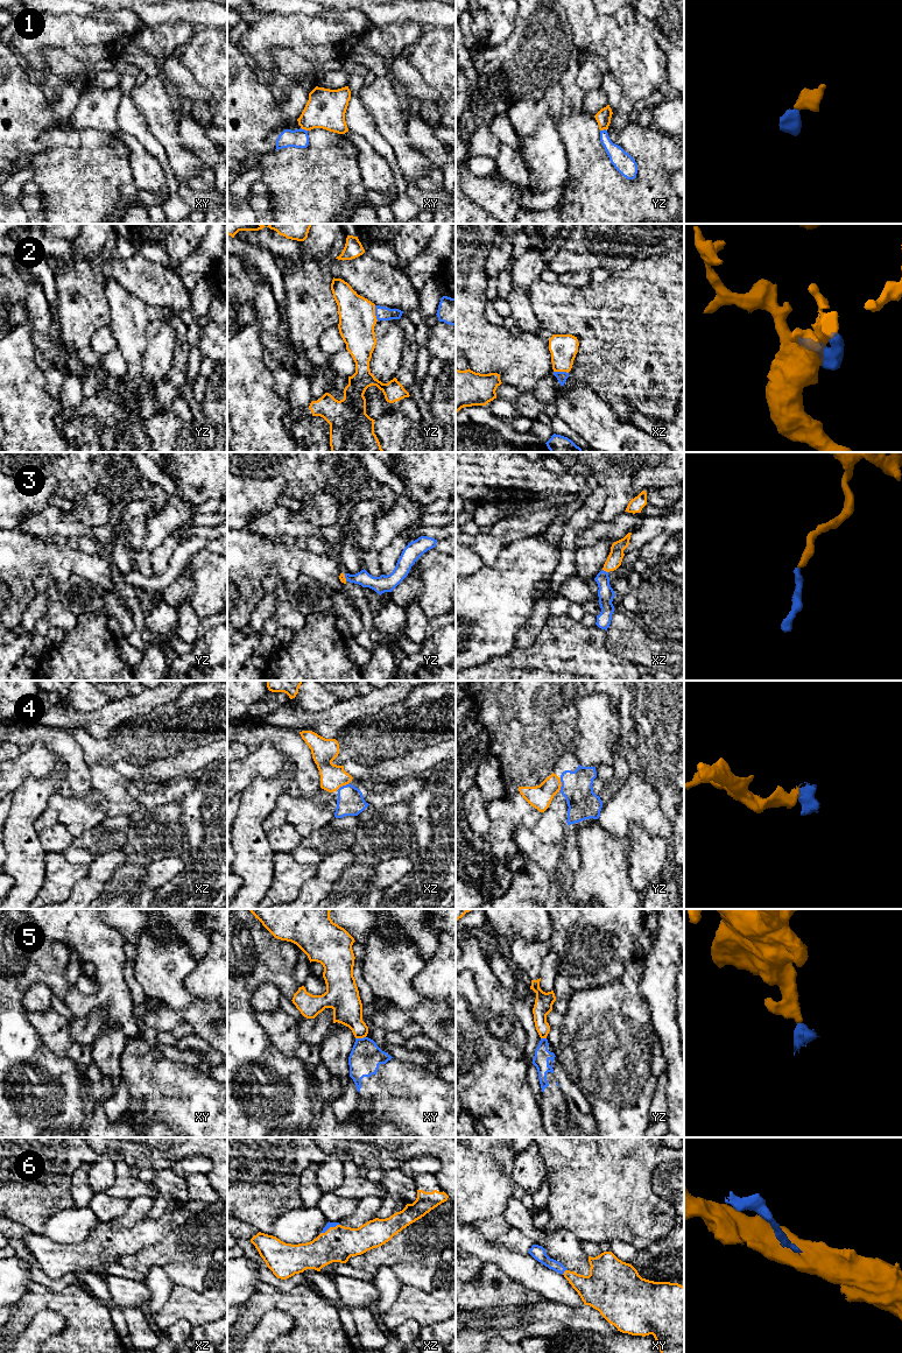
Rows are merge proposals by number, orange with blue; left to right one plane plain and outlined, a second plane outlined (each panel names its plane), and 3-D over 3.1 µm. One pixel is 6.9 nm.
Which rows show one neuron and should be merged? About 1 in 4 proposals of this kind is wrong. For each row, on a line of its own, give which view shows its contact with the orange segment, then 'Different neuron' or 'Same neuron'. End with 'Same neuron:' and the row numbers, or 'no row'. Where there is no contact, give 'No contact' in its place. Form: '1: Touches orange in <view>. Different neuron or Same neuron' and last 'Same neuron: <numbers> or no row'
1: Touches orange in xy. Same neuron
2: Touches orange in yz. Same neuron
3: Touches orange in xz. Same neuron
4: Touches orange in yz. Same neuron
5: Touches orange in xy. Different neuron
6: Touches orange in xz. Same neuron
Same neuron: 1, 2, 3, 4, 6

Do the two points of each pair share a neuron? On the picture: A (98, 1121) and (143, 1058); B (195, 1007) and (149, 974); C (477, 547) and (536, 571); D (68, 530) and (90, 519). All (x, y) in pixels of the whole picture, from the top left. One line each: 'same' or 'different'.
A: different
B: same
C: different
D: different

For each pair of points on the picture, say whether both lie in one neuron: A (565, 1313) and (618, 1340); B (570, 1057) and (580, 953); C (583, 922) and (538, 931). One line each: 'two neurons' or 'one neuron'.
A: two neurons
B: two neurons
C: two neurons

